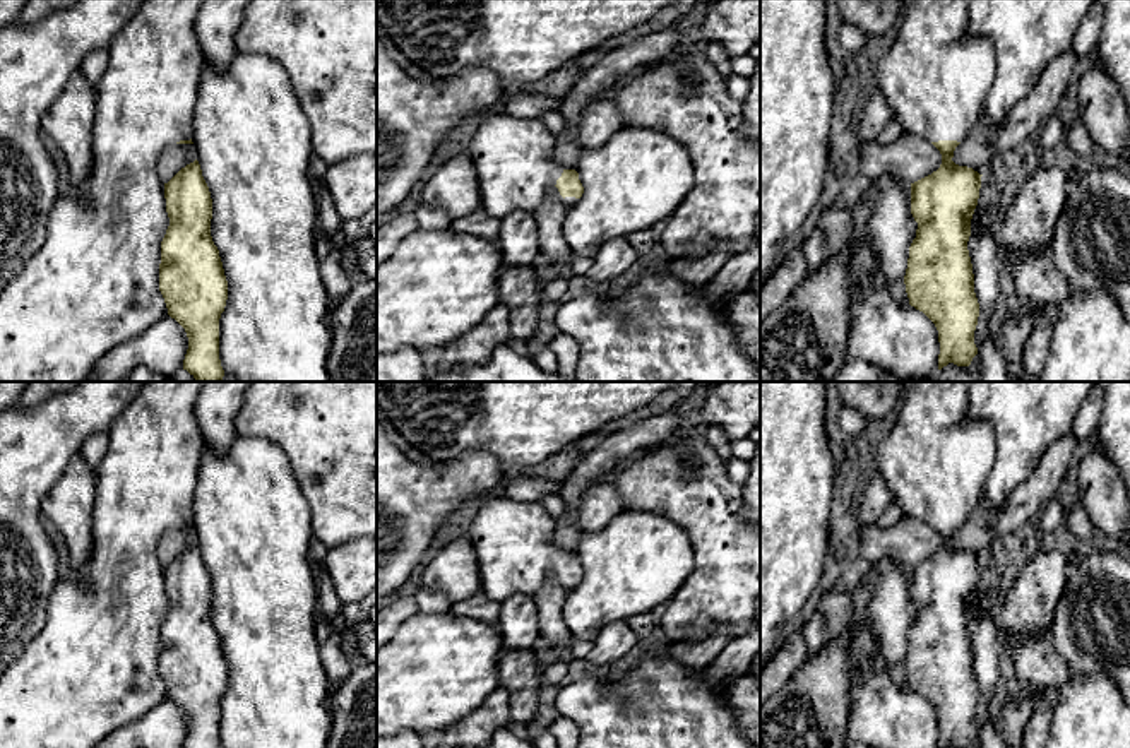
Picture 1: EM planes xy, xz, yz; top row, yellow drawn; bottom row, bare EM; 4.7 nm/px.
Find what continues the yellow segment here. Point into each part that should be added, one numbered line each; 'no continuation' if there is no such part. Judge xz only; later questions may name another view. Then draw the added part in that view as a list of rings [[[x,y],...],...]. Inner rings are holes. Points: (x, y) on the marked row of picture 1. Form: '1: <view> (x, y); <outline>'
1: xz (514, 158); [[[505,113],[485,120],[467,147],[478,171],[481,209],[502,221],[515,209],[534,212],[550,193],[567,207],[575,205],[579,199],[563,199],[555,187],[565,169],[555,163],[555,145],[556,135],[539,118],[515,118]]]

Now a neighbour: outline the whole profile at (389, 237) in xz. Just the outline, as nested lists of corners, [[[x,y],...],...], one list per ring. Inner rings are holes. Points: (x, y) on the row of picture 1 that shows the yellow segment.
[[[406,212],[392,217],[382,226],[377,226],[377,267],[389,260],[402,240],[419,228],[414,212]]]

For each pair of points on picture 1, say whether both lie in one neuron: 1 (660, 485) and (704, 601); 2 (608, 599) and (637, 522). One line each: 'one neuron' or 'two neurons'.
1: one neuron
2: one neuron

